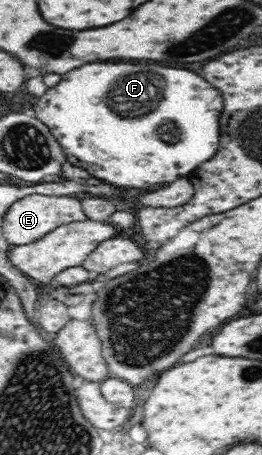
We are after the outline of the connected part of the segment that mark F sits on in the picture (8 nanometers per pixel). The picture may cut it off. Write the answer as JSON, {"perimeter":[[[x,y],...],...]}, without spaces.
{"perimeter":[[[96,63],[96,65],[84,65],[80,69],[74,69],[72,73],[66,73],[62,81],[54,87],[48,88],[44,95],[34,101],[35,117],[48,126],[58,143],[62,146],[64,155],[68,161],[76,167],[81,167],[90,176],[111,184],[116,188],[130,189],[158,187],[160,184],[173,183],[176,179],[186,178],[188,173],[198,169],[200,164],[212,159],[218,151],[220,141],[220,114],[222,113],[222,96],[220,90],[210,85],[202,75],[196,75],[186,69],[170,69],[160,65],[132,65],[132,63]]]}

